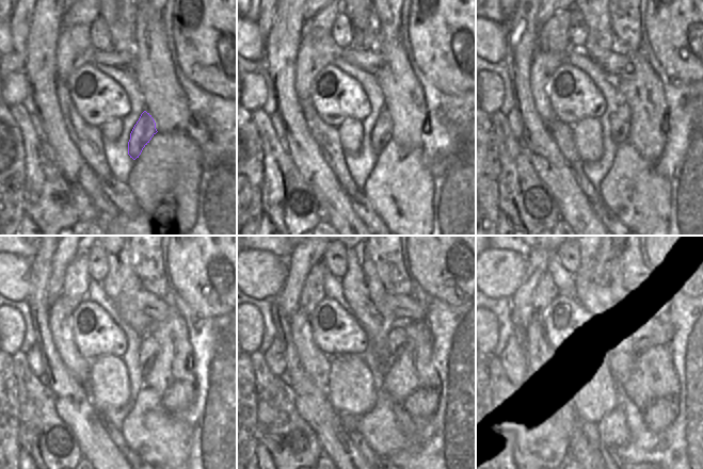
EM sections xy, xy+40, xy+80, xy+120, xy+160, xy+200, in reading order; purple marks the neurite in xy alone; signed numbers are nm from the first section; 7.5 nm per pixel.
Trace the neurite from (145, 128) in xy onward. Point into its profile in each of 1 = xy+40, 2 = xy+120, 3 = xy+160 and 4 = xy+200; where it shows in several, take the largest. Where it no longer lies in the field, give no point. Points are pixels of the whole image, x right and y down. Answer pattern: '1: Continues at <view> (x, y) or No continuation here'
1: Continues at xy+40 (382, 132)
2: Continues at xy+120 (148, 350)
3: Continues at xy+160 (396, 338)
4: Continues at xy+200 (643, 336)

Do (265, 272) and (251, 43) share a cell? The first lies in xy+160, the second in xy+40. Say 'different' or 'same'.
same

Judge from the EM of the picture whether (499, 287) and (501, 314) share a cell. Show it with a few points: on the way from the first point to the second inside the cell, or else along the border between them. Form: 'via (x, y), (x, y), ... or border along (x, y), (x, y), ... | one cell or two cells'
border along (486, 295), (490, 297), (511, 298) | two cells

